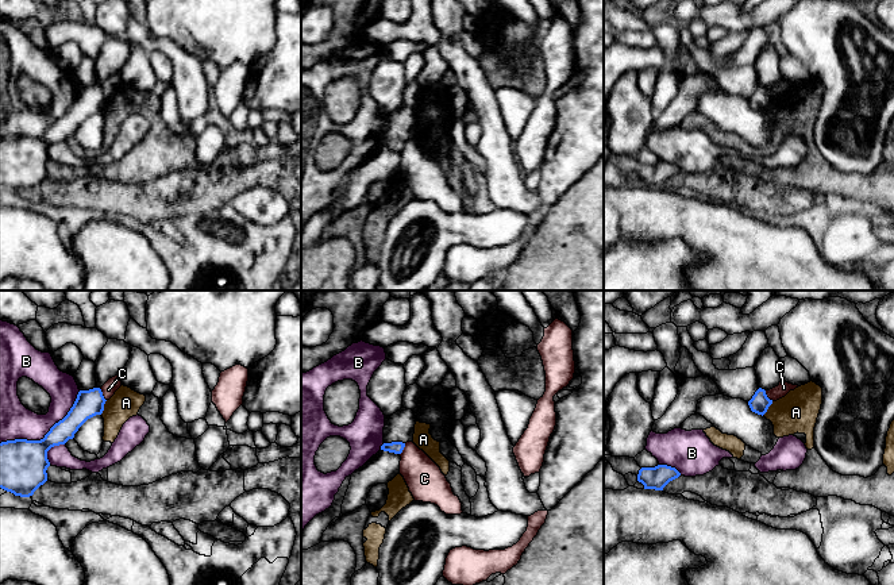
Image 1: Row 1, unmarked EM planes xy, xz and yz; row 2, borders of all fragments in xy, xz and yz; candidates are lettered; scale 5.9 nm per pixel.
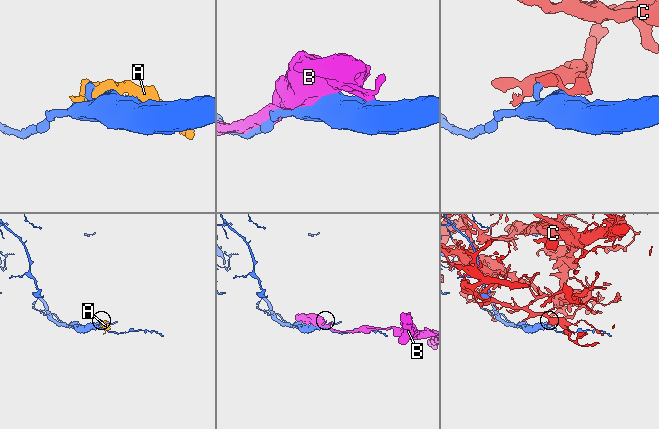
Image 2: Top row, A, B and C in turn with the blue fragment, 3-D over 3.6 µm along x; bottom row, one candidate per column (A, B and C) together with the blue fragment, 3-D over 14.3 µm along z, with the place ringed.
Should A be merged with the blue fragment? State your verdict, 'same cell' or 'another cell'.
another cell

